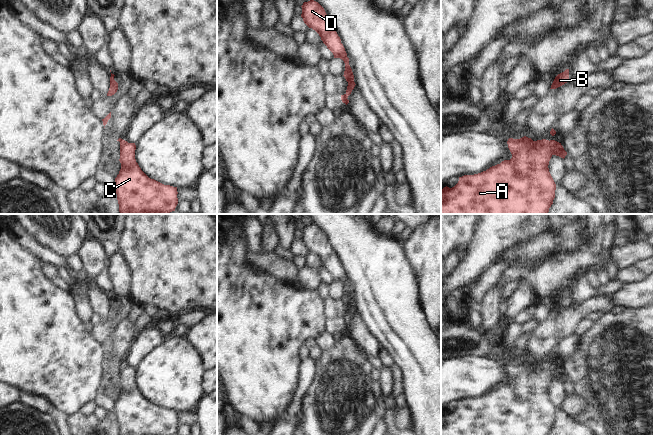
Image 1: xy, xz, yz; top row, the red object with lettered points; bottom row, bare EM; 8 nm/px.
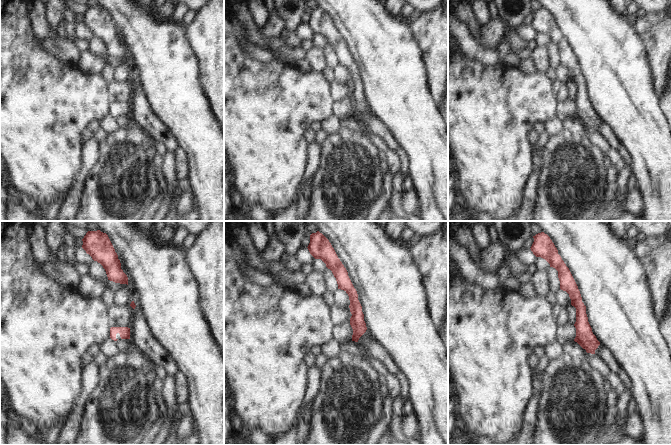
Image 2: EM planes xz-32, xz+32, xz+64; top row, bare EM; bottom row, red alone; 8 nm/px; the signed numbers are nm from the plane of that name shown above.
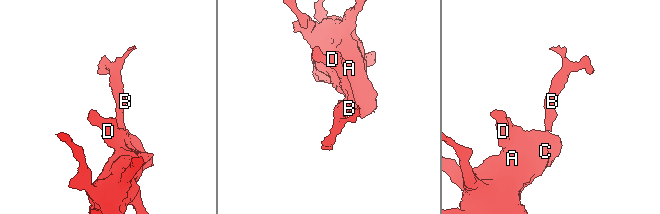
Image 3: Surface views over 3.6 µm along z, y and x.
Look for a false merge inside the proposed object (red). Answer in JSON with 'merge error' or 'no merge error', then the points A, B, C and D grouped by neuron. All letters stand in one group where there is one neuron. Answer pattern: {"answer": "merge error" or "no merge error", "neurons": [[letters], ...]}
{"answer": "merge error", "neurons": [["A", "C", "D"], ["B"]]}

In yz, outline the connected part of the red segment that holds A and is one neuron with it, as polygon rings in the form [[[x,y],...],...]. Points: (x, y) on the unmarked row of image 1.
[[[526,360],[520,363],[509,362],[507,368],[512,378],[510,384],[504,384],[481,397],[459,401],[454,411],[446,410],[441,414],[441,435],[549,435],[556,414],[548,392],[549,385],[553,379],[564,383],[567,376],[561,367],[555,364],[533,365]]]

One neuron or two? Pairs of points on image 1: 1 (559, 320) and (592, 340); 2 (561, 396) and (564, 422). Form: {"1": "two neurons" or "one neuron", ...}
{"1": "two neurons", "2": "one neuron"}

